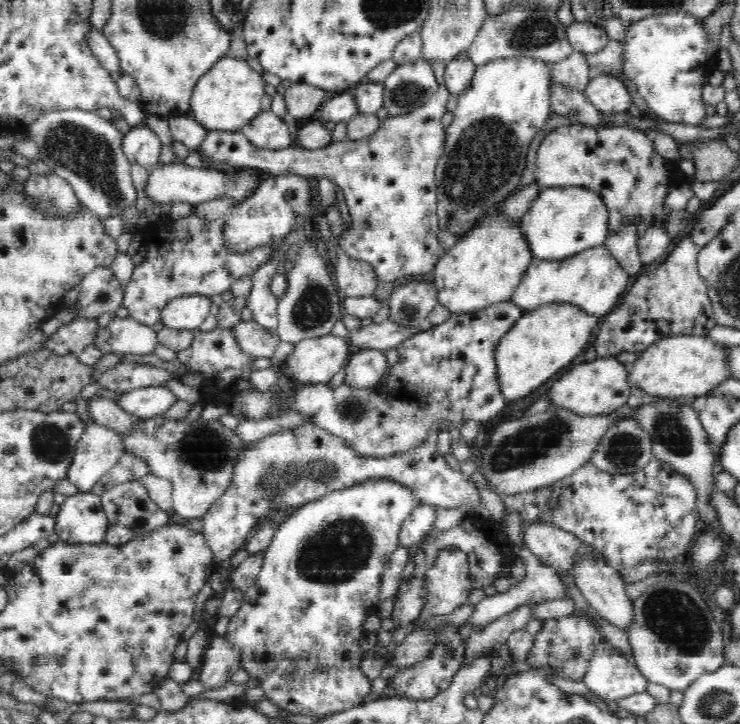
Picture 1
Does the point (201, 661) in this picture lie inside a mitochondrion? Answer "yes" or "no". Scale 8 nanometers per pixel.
no

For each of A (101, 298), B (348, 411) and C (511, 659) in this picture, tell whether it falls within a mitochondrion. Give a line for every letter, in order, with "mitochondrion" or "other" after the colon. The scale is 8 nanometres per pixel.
A: mitochondrion
B: mitochondrion
C: other

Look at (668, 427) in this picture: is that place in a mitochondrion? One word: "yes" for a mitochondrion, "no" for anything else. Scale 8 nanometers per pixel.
yes

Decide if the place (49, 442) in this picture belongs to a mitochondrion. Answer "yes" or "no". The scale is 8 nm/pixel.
yes

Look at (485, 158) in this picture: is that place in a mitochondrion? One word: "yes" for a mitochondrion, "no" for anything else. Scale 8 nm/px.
yes

